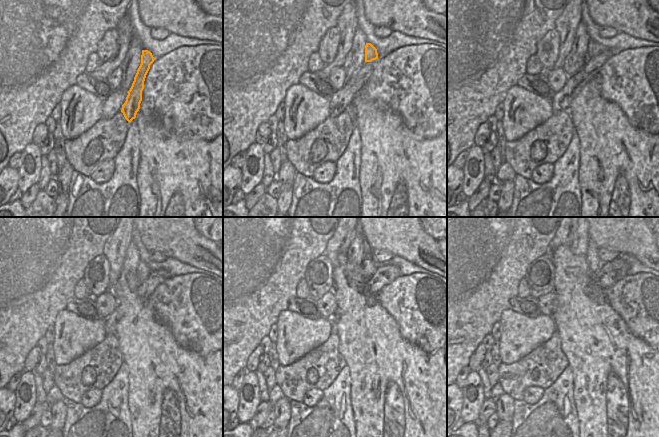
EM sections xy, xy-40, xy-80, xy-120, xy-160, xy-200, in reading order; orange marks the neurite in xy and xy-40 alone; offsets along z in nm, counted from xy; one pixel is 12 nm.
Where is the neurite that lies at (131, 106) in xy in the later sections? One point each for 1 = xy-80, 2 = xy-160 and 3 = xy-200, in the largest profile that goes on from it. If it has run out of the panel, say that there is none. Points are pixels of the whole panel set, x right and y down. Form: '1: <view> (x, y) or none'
1: xy-80 (594, 48)
2: xy-160 (368, 264)
3: xy-200 (594, 262)

